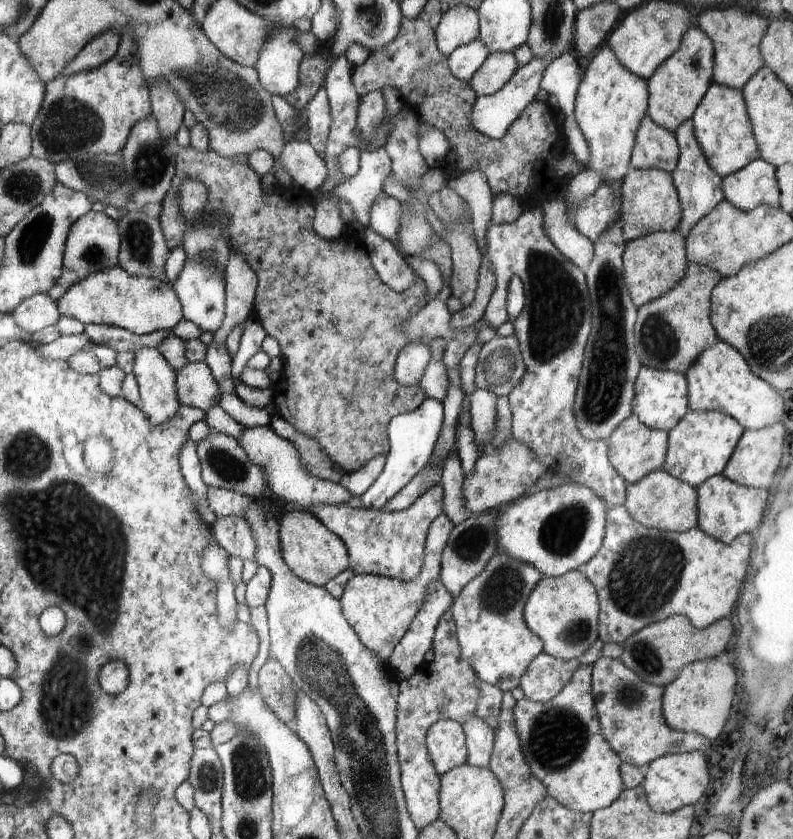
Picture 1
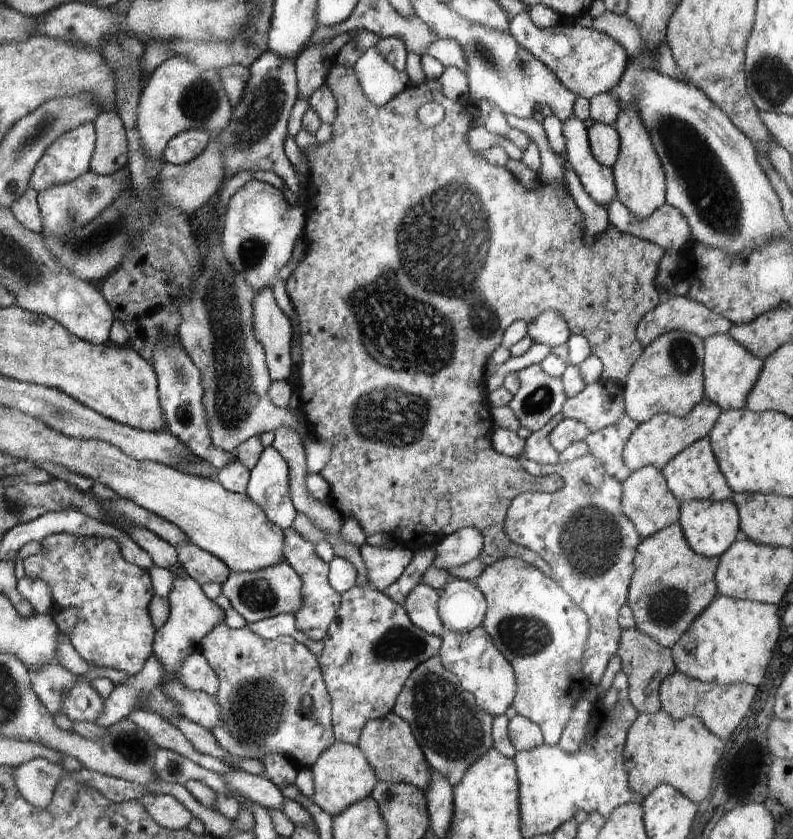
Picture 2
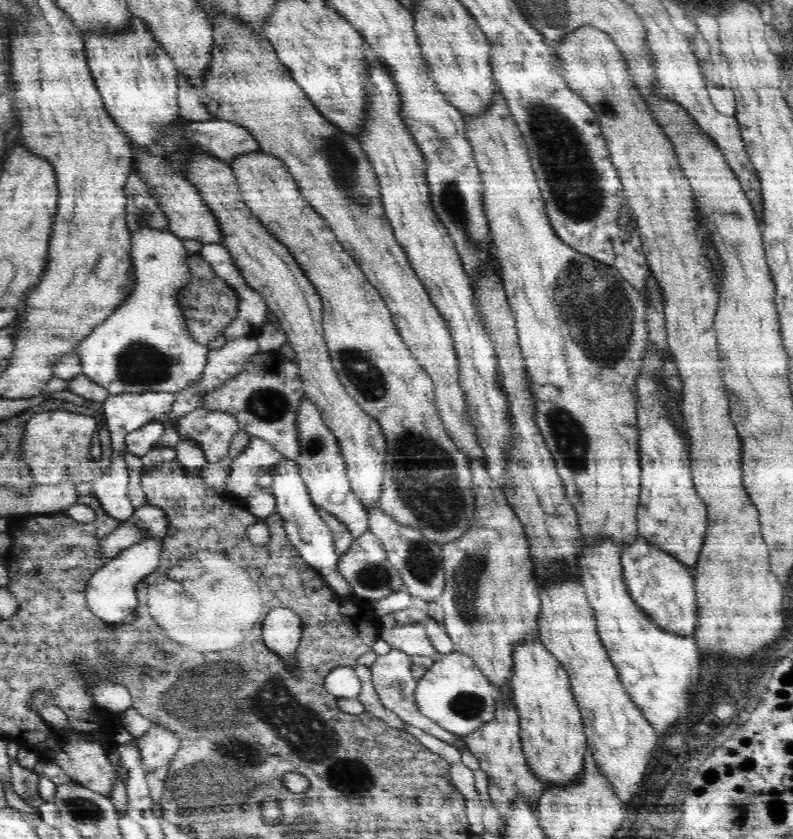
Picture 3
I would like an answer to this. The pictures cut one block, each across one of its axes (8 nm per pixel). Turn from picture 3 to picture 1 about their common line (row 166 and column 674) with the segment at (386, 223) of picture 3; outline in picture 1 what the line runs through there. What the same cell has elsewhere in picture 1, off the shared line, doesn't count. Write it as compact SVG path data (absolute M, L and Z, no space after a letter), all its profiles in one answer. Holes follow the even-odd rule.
M687 264L684 278L665 295L637 308L635 351L643 367L684 373L719 338L710 320L710 301L721 274L707 266Z

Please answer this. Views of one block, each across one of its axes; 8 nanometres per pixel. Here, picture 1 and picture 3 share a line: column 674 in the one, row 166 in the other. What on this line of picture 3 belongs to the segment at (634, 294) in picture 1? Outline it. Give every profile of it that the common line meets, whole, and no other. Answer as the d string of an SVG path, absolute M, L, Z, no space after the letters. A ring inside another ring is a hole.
M258 150L255 152L246 152L242 156L236 156L230 164L234 171L237 183L248 206L248 209L261 221L261 224L268 230L268 233L274 236L284 247L286 247L290 254L292 254L295 262L300 266L300 269L304 272L304 275L308 278L308 281L315 286L316 292L320 295L323 304L322 326L324 330L325 342L327 350L331 356L331 363L341 380L341 383L346 387L349 395L370 415L376 419L376 422L382 427L384 431L384 438L386 439L386 462L385 462L385 478L382 484L382 492L378 500L378 504L382 507L382 510L386 514L394 517L394 520L400 524L410 525L411 527L418 528L422 531L422 535L432 543L436 543L441 547L451 540L460 538L465 532L470 529L471 520L474 510L474 497L472 487L472 474L469 467L469 459L464 453L460 452L460 449L452 442L452 439L445 431L442 419L439 418L438 411L435 407L434 385L430 375L422 368L422 365L418 363L414 353L410 351L410 348L403 342L393 321L391 312L382 300L377 288L374 288L373 284L366 279L366 276L360 267L354 263L353 258L348 252L338 243L335 238L334 232L326 223L326 220L322 219L318 212L314 211L314 208L310 207L310 204L298 190L296 180L290 176L288 167L275 156L271 154L264 154L263 151Z

